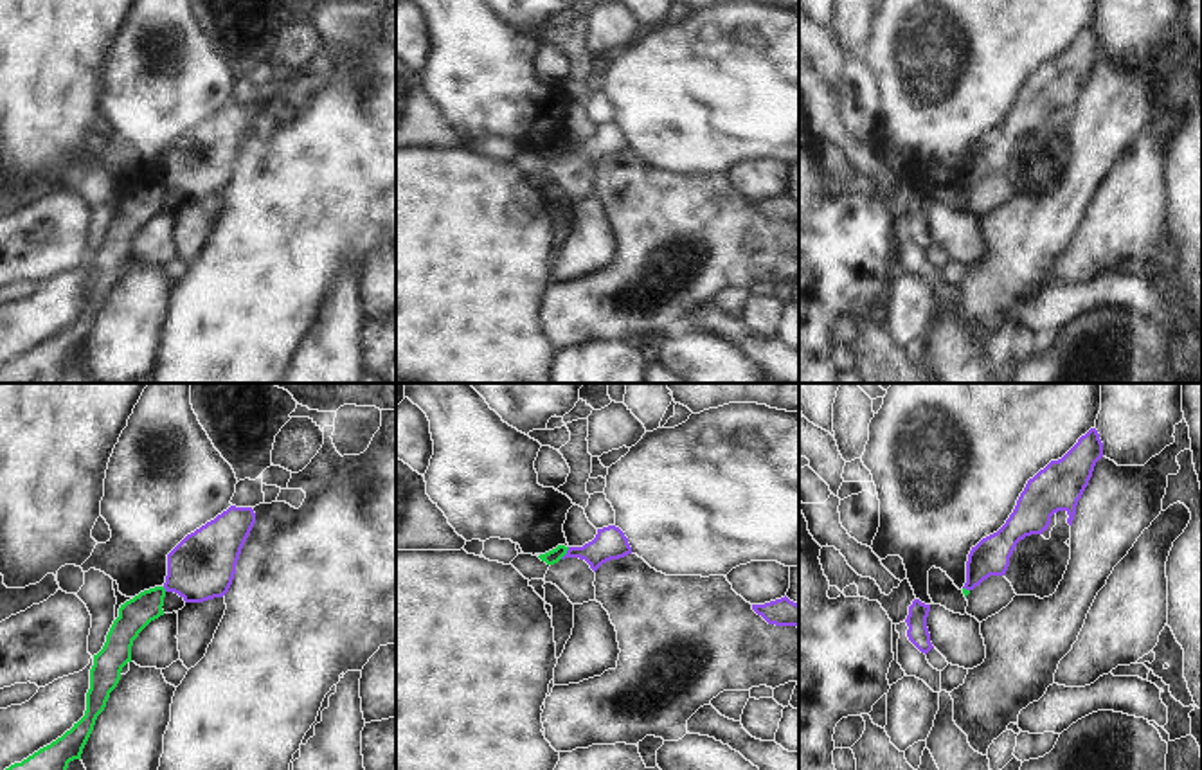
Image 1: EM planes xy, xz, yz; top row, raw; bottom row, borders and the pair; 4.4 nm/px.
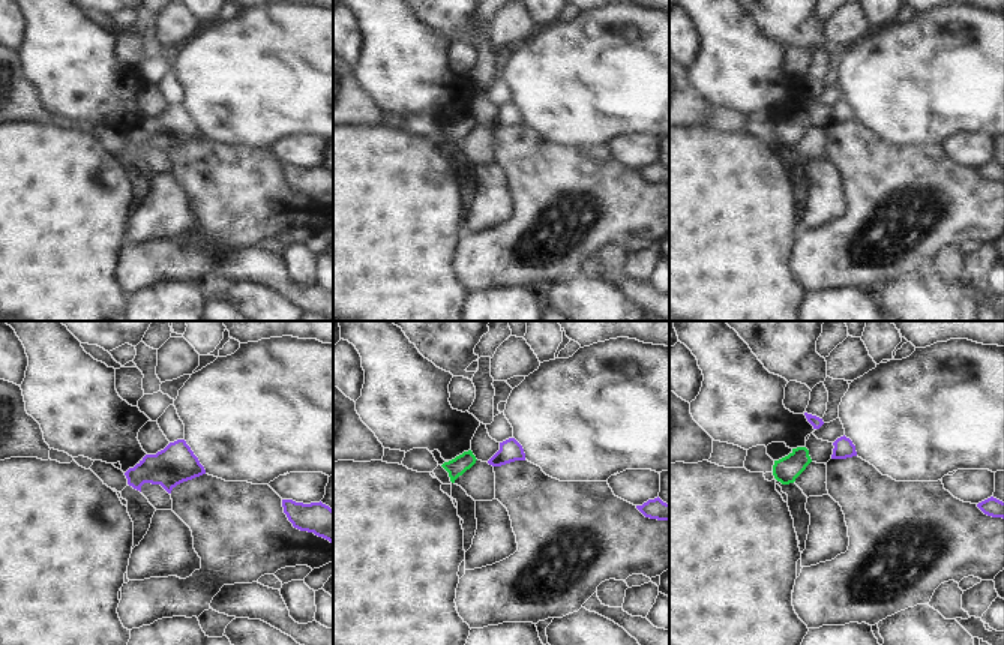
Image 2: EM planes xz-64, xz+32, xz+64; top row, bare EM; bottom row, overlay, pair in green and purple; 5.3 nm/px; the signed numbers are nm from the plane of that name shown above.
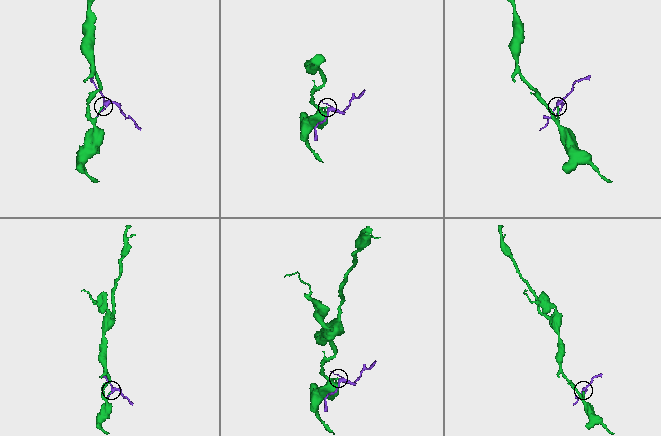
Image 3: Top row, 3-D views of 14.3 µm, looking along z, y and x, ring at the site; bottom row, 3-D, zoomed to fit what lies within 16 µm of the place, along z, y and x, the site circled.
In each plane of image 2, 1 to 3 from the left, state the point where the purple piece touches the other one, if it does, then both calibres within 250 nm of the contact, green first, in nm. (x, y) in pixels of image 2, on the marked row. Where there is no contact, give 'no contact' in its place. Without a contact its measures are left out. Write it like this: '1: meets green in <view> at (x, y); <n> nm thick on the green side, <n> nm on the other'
1: no contact
2: no contact
3: no contact

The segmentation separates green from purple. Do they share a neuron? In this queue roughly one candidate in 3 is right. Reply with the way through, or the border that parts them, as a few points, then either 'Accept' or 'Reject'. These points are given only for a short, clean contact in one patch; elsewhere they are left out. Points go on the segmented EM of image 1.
Boundary: xz (569, 547), (560, 558). Reject.

